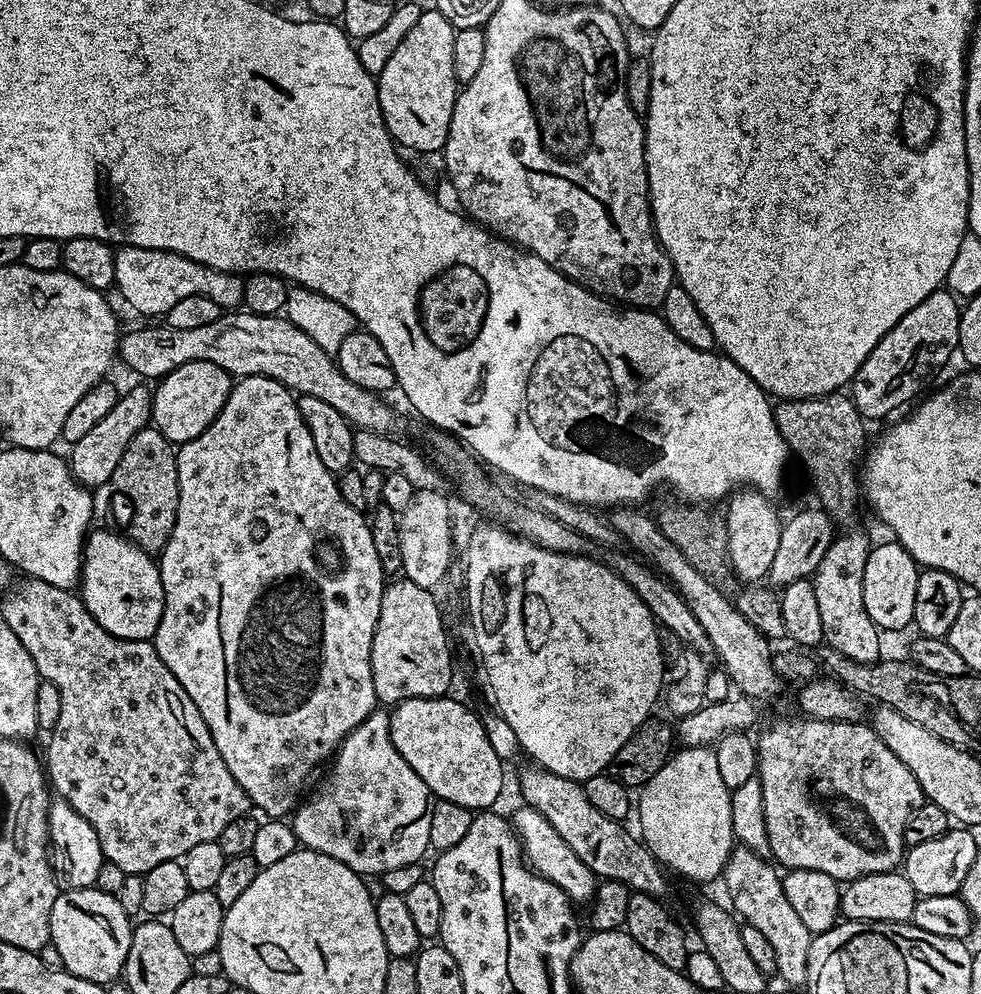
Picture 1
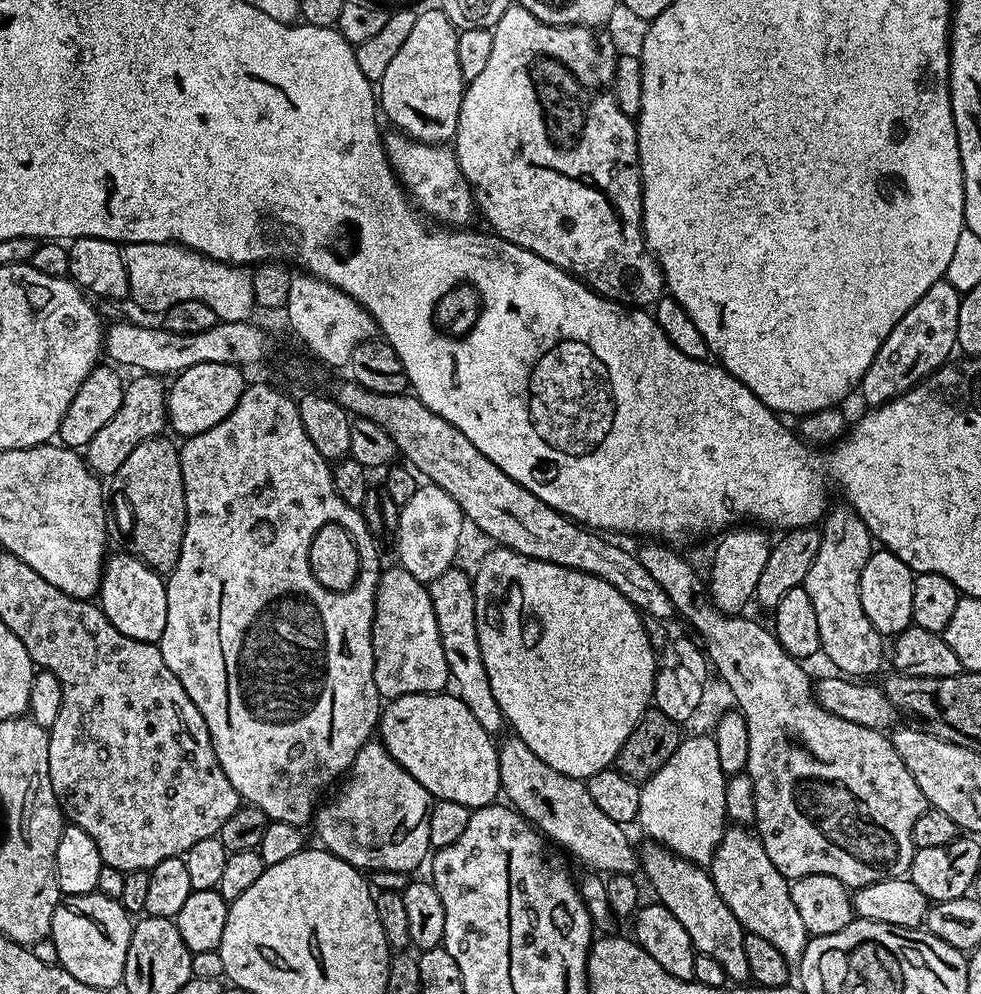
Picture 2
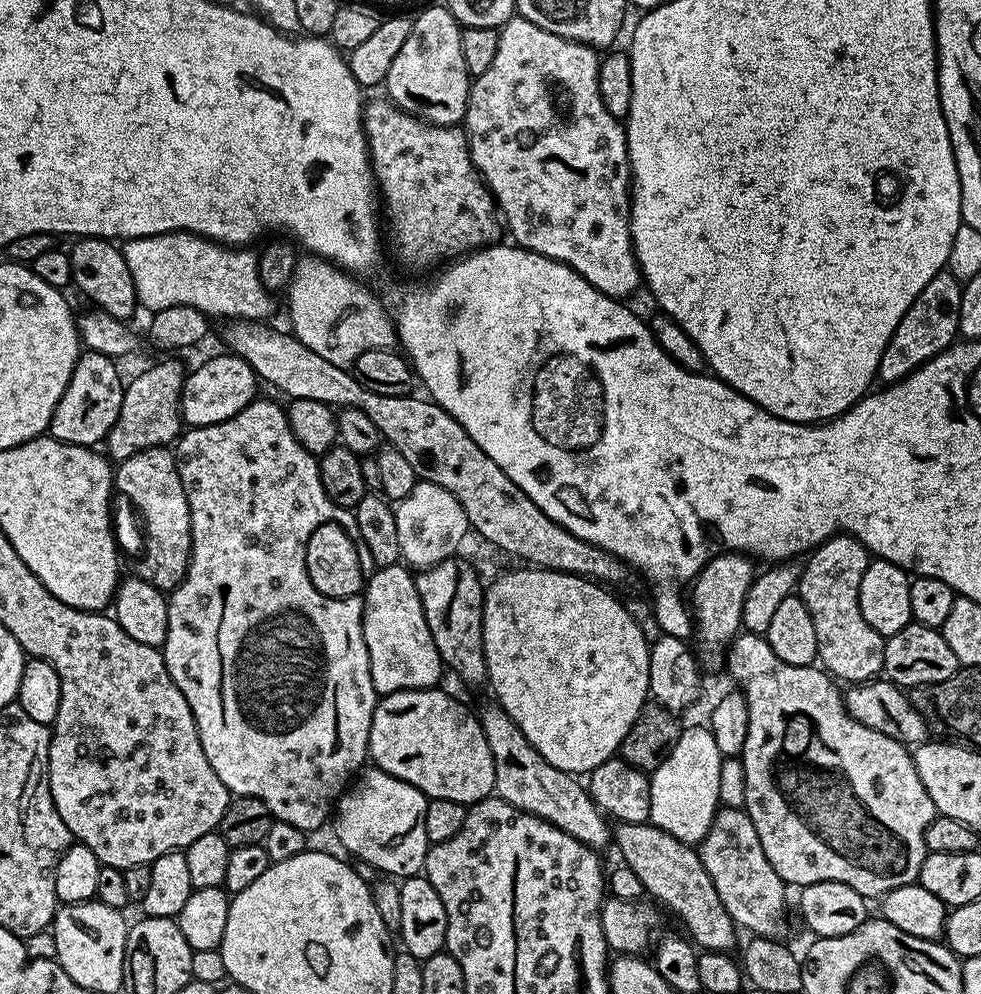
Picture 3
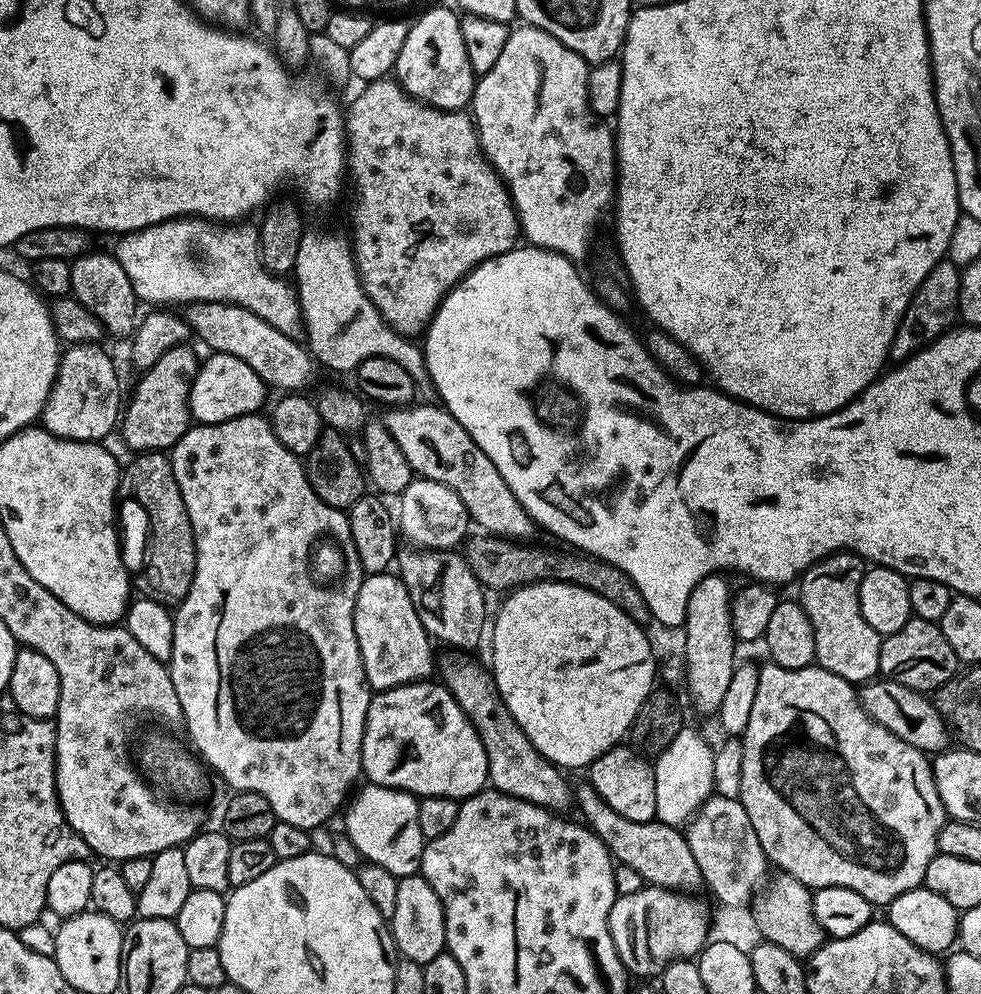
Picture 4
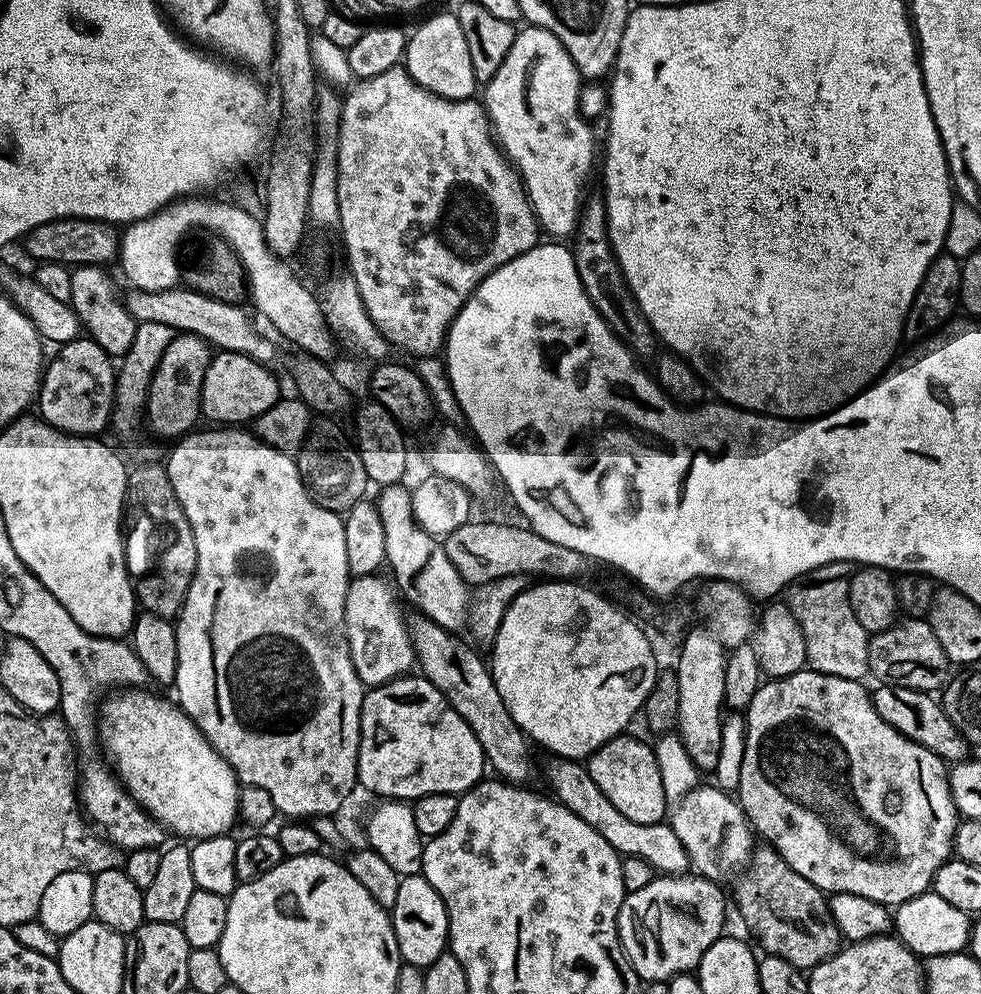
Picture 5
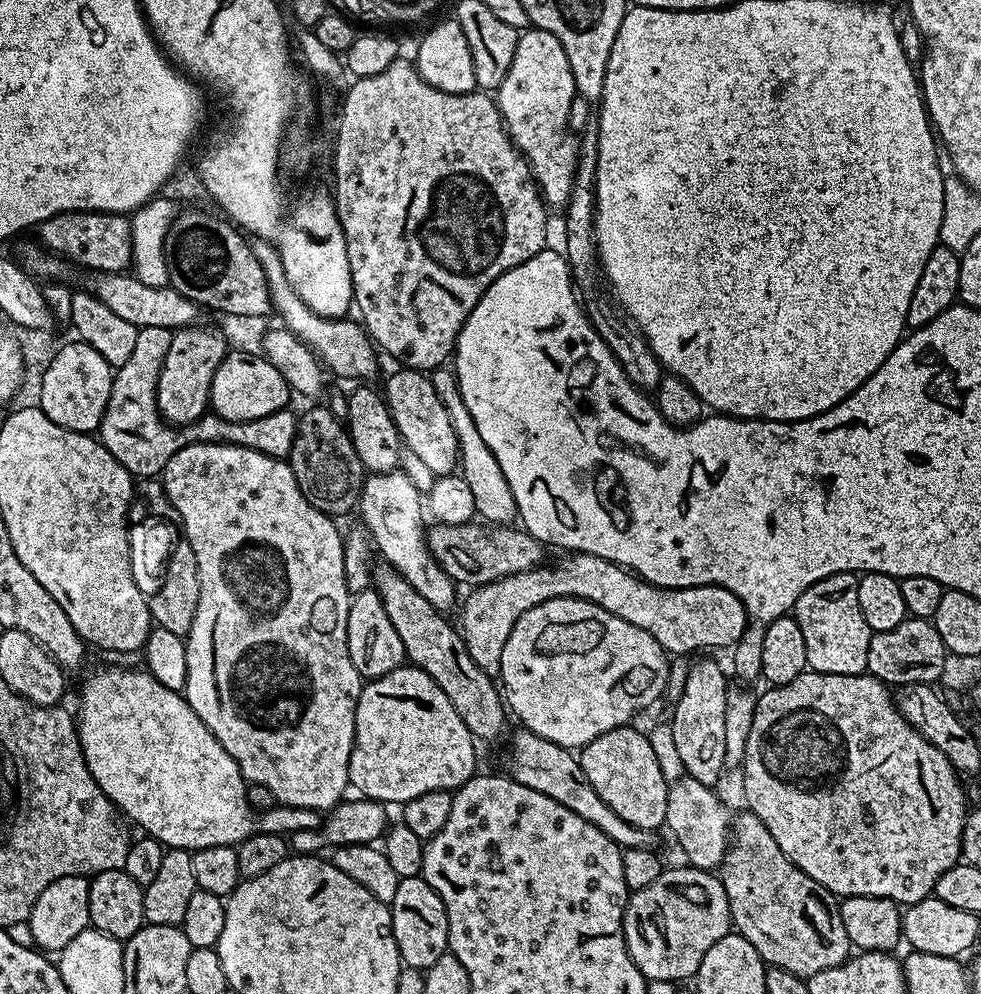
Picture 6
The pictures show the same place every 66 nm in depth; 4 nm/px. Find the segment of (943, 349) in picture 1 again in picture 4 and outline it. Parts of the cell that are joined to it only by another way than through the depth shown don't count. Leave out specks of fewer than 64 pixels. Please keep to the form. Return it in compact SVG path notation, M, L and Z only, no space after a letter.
M947 258L939 260L926 274L922 286L912 295L910 306L901 318L898 330L892 339L891 359L896 362L909 360L914 353L920 352L928 344L944 335L957 323L960 310L960 274L961 269Z

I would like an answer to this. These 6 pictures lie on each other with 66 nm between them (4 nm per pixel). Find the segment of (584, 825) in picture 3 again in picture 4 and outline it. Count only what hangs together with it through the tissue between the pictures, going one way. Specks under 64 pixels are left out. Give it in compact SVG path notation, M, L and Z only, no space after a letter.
M460 650L445 651L445 656L438 660L438 676L445 688L451 692L452 697L458 702L458 706L462 706L462 710L466 714L466 718L474 726L474 730L478 734L478 738L482 738L482 746L486 750L486 762L488 763L488 784L495 791L505 792L514 798L522 798L531 804L537 804L543 808L549 808L557 814L567 813L574 804L574 788L564 781L565 773L556 765L550 763L544 755L535 748L530 742L530 738L522 730L522 726L518 726L518 722L514 722L514 714L510 714L510 710L506 706L506 702L502 702L502 694L498 694L498 686L496 679L492 677L491 671L487 667L484 668L476 660L471 660L471 655L465 654Z

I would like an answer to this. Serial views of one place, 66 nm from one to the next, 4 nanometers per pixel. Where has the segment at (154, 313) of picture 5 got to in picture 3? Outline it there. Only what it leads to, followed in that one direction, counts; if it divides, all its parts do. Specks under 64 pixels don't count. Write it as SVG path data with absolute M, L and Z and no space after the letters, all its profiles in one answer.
M237 320L227 325L224 340L235 355L242 357L256 372L261 381L264 380L272 388L288 395L289 401L298 398L314 398L314 402L331 404L333 409L357 408L374 422L377 428L382 424L382 394L374 394L374 390L366 390L362 382L352 375L348 368L334 366L334 362L326 362L310 350L310 346L302 346L302 342L291 331L275 332L264 322Z

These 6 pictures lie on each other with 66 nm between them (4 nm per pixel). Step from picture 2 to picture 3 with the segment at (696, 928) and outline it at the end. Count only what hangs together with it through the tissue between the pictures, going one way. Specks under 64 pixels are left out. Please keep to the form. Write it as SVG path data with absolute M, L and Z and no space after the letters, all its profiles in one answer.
M650 822L617 823L614 828L614 848L615 844L624 859L621 860L623 867L634 870L634 874L638 874L642 881L645 893L649 897L652 895L651 899L657 905L665 904L684 923L683 931L697 949L706 952L733 951L738 925L718 898L718 891L714 888L710 874L706 872L699 851L693 845L683 844L678 838L674 838L674 834L666 834L666 830Z

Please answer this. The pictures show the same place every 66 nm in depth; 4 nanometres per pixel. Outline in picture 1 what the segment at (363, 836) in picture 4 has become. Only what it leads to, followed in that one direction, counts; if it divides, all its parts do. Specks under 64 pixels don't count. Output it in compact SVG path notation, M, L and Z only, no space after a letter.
M383 711L371 712L348 735L331 761L328 777L321 782L320 789L297 807L290 820L303 847L326 854L368 878L379 877L398 867L419 864L424 860L424 851L430 848L430 814L434 797L426 782L410 770L406 758L398 754L390 738L389 713Z

